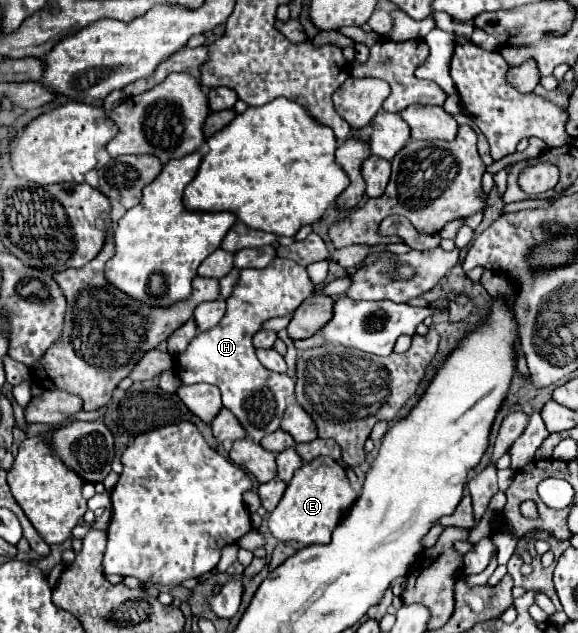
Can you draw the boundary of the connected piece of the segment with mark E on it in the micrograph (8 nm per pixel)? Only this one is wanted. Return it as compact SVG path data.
M320 456L294 472L294 478L288 482L280 504L268 518L268 528L280 542L296 540L304 546L328 544L332 530L338 526L344 512L352 508L356 498L358 494L350 486L344 468L328 456Z

